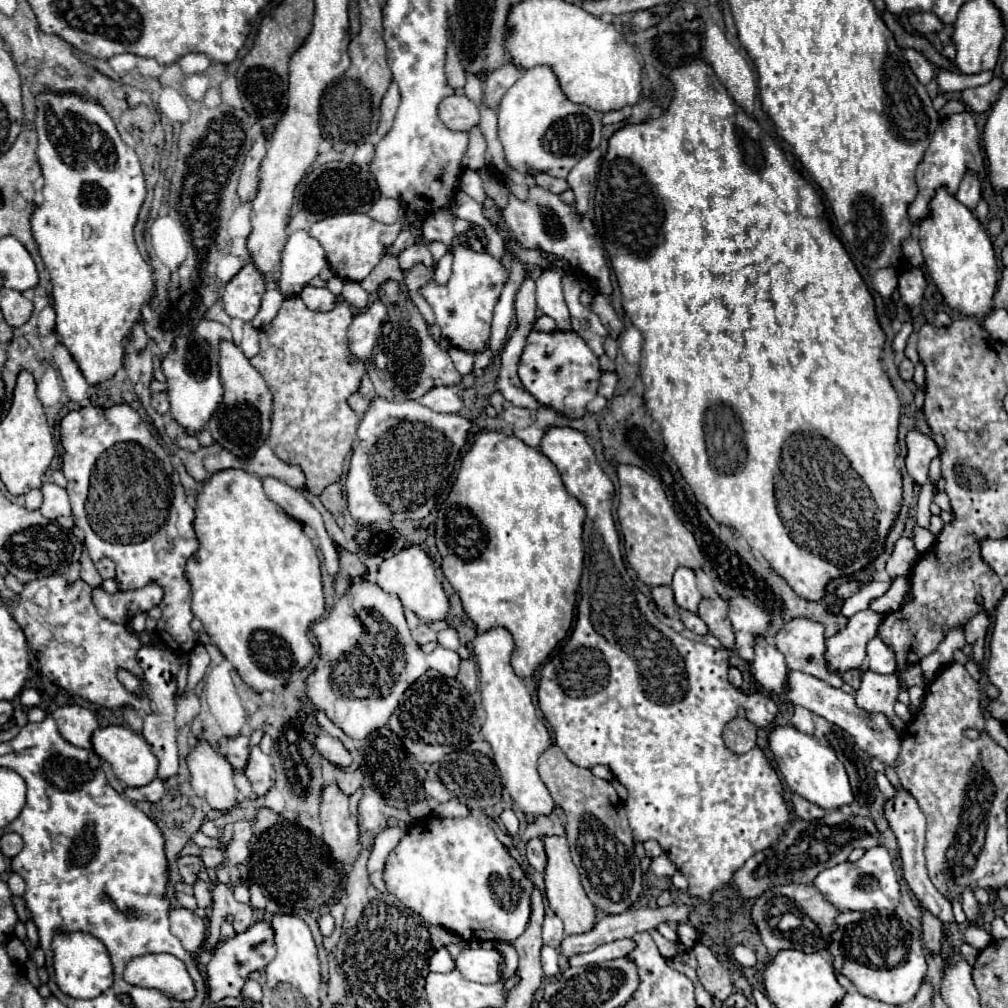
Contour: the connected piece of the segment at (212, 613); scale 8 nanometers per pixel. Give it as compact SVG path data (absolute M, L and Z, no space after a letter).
M227 468L227 470L219 470L215 472L201 488L201 492L197 494L197 504L195 504L195 534L199 538L199 550L189 558L187 566L185 566L185 578L191 584L191 612L195 618L199 618L203 622L205 632L211 638L211 644L215 644L221 654L233 662L235 670L239 672L241 680L251 686L255 692L263 692L263 690L275 690L279 686L285 684L285 672L289 672L291 668L305 668L313 654L315 648L309 640L309 628L315 620L319 620L325 612L325 600L323 600L323 584L321 584L321 570L319 570L319 558L317 558L317 550L311 544L309 536L305 536L301 522L297 522L295 518L291 518L289 514L285 514L273 500L269 500L263 492L261 480L255 474L245 472L243 468Z

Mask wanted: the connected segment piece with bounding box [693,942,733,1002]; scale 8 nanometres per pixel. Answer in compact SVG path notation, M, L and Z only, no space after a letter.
M701 942L693 948L697 956L697 976L703 988L717 1000L723 1002L733 994L733 982L729 976L729 970L717 960L717 956L711 952L711 948L703 946Z

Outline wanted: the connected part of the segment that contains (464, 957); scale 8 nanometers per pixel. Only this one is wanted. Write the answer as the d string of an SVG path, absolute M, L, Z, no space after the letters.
M469 948L459 954L457 970L465 980L479 984L493 984L501 978L505 968L505 960L497 950L485 948Z

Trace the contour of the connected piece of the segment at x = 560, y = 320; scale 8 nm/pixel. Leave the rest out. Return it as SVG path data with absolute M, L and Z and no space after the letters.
M549 268L541 272L541 278L537 278L537 306L543 314L557 320L557 330L571 330L569 310L561 290L561 274Z

